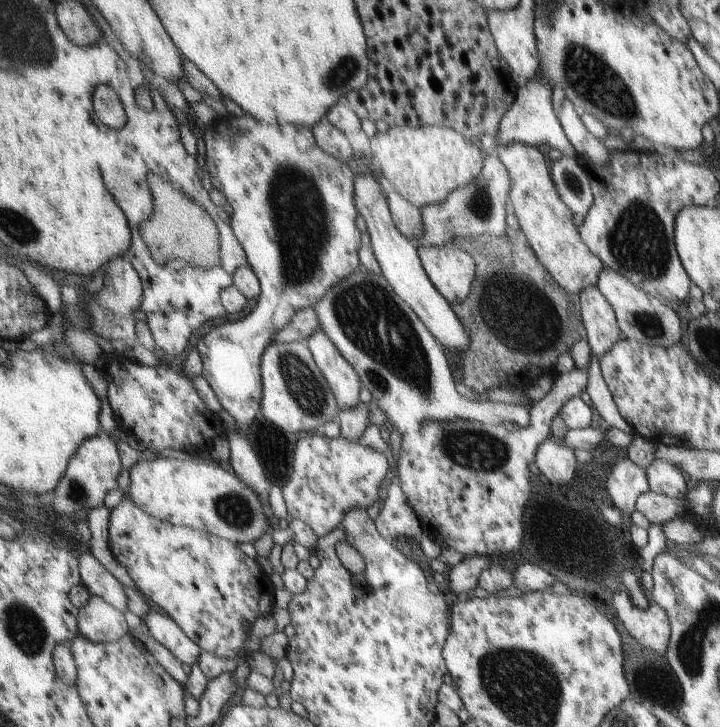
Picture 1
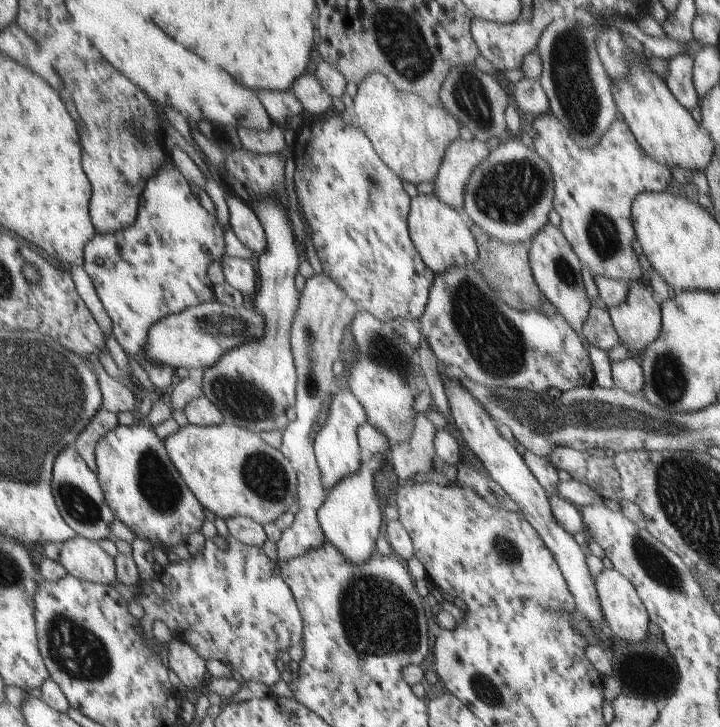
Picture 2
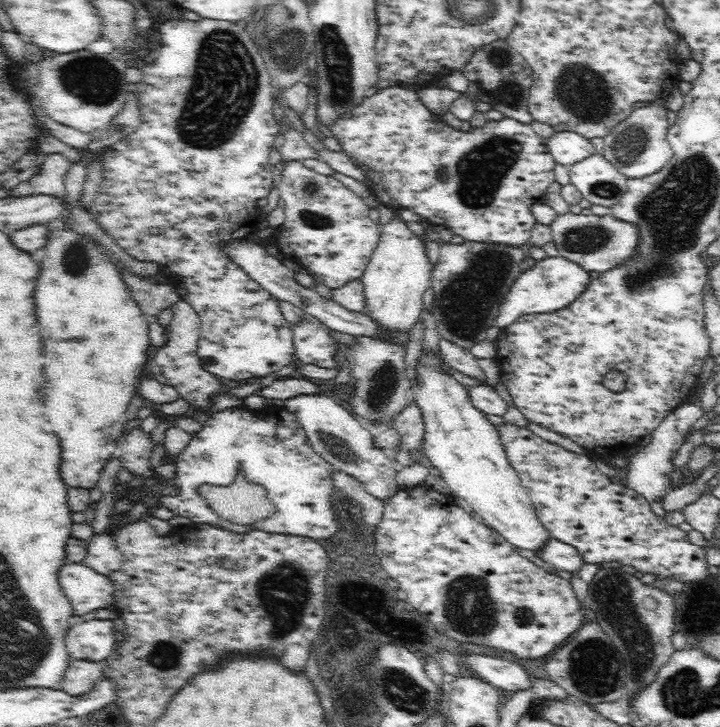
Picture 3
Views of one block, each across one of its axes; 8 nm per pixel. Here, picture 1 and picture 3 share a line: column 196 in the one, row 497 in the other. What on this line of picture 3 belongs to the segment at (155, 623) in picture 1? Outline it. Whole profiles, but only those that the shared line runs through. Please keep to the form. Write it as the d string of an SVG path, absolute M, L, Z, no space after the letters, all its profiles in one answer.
M678 404L664 416L664 420L648 434L645 440L645 447L633 454L631 457L621 455L627 460L626 484L627 488L638 492L641 498L648 503L657 503L669 490L670 473L677 467L672 464L672 459L676 456L677 450L683 444L684 437L688 430L692 428L696 421L701 418L702 410L696 404Z

